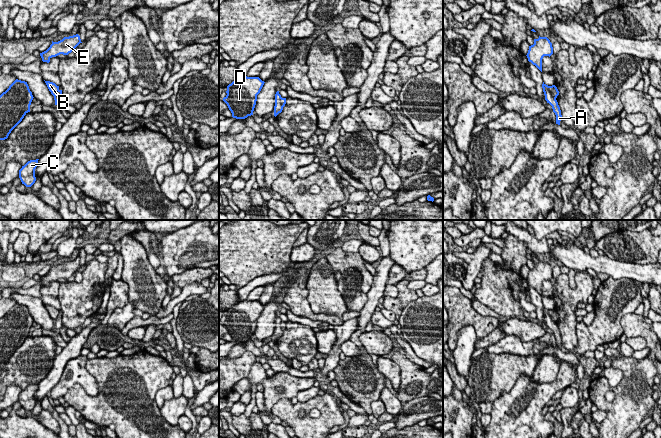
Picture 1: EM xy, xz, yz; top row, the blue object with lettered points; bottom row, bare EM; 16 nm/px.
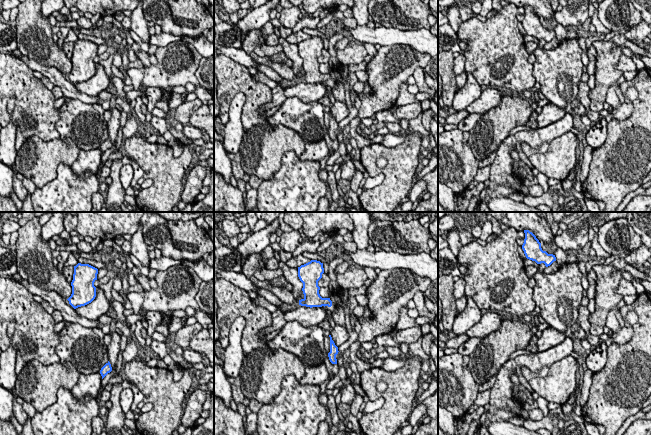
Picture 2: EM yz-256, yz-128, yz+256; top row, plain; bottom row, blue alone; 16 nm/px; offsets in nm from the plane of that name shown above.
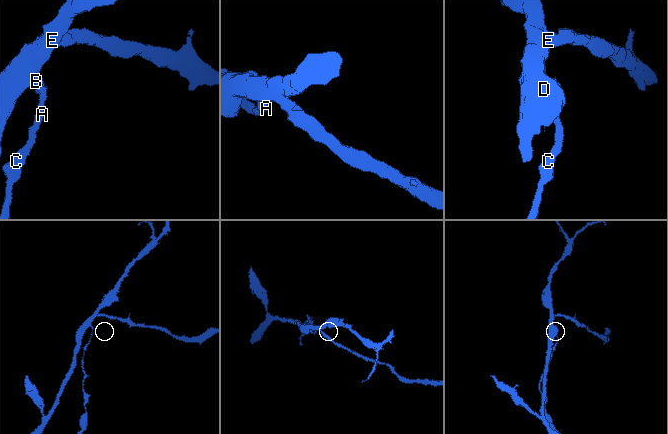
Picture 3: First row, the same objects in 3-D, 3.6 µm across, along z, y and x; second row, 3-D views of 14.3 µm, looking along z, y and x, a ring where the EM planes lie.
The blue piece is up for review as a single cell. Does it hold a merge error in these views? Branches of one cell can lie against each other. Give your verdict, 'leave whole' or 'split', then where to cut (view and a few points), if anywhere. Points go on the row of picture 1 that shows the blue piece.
split; cut yz (544, 92), (549, 91), (555, 98)

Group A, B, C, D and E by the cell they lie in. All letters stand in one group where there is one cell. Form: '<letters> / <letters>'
A C / B D E

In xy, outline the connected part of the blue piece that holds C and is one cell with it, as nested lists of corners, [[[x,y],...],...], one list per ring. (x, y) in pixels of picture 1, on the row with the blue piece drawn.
[[[38,160],[28,161],[22,168],[19,170],[19,178],[26,187],[31,187],[35,181],[35,169],[38,166]]]

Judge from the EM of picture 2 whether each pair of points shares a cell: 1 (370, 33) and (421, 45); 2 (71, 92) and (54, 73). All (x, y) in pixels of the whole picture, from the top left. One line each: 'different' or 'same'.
1: same
2: same

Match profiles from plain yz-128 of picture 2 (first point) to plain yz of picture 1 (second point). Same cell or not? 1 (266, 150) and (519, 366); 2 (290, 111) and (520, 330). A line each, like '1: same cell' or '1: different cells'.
1: same cell
2: different cells

